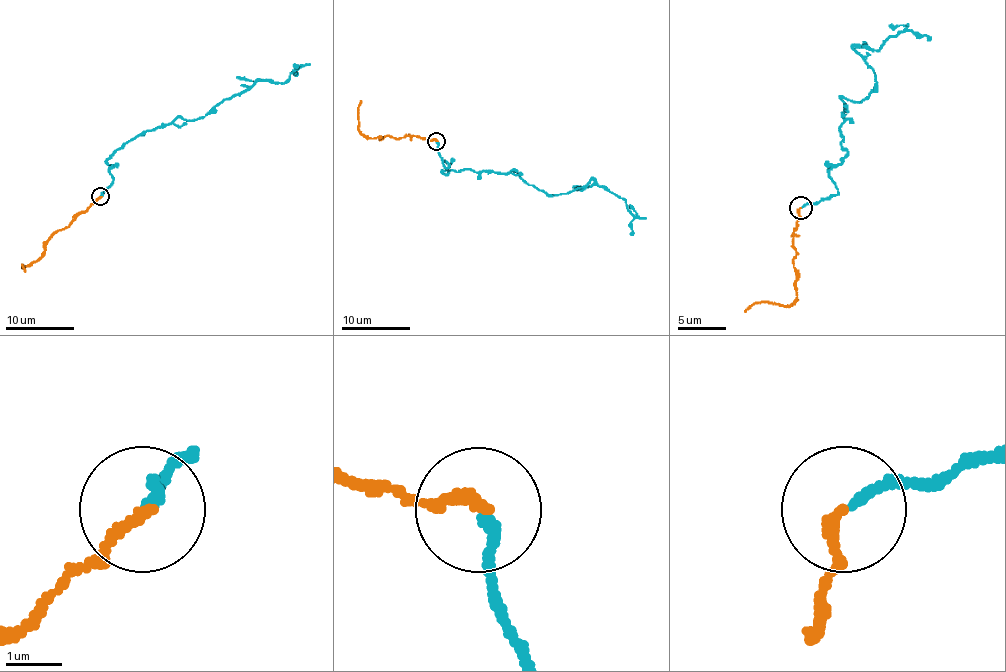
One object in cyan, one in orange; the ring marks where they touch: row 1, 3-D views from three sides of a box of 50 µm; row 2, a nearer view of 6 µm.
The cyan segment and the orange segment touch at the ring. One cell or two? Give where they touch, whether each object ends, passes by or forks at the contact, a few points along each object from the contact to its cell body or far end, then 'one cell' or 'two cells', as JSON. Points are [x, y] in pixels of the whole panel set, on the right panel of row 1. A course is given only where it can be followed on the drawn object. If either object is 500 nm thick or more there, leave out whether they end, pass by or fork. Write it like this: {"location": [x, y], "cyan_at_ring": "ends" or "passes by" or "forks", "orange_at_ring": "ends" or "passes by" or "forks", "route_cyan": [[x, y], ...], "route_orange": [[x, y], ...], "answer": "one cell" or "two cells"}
{"location": [800, 208], "cyan_at_ring": "ends", "orange_at_ring": "ends", "route_cyan": [[801, 207], [837, 193], [842, 99], [875, 87], [856, 49], [906, 30], [930, 40]], "route_orange": [[801, 207], [794, 231], [796, 298], [782, 305], [753, 303], [744, 312]], "answer": "one cell"}

